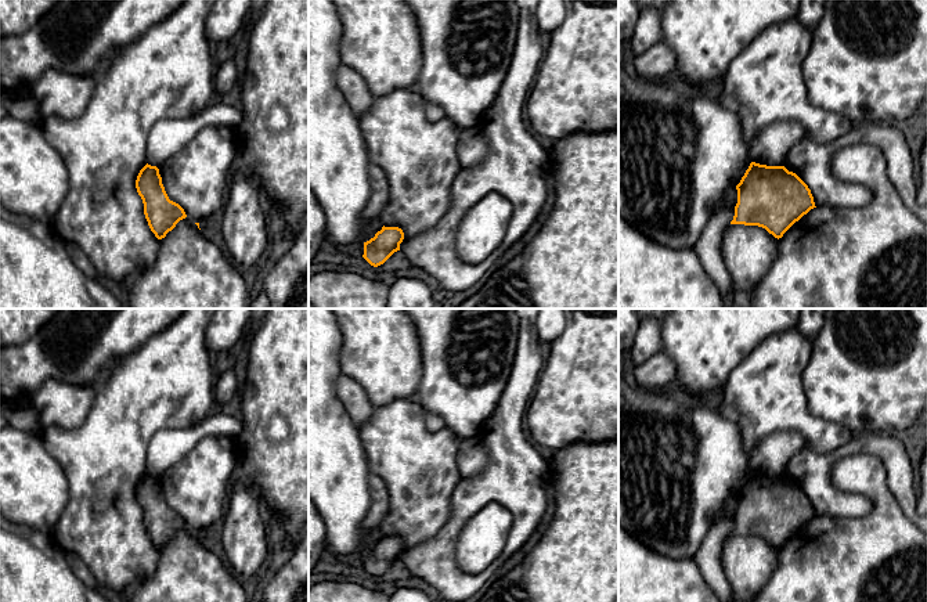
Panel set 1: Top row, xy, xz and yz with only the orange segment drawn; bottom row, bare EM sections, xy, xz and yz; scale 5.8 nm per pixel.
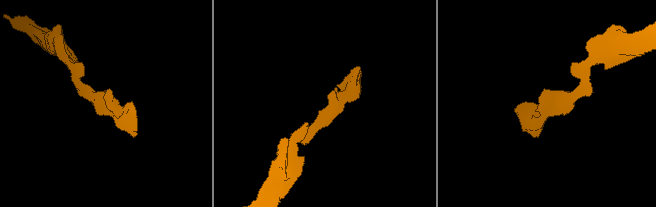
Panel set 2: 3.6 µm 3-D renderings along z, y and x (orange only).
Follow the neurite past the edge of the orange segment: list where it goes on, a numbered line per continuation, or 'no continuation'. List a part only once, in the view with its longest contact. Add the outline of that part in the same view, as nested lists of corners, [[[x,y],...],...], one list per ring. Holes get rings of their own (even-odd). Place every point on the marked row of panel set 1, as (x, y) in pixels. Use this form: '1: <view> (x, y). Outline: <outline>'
no continuation

